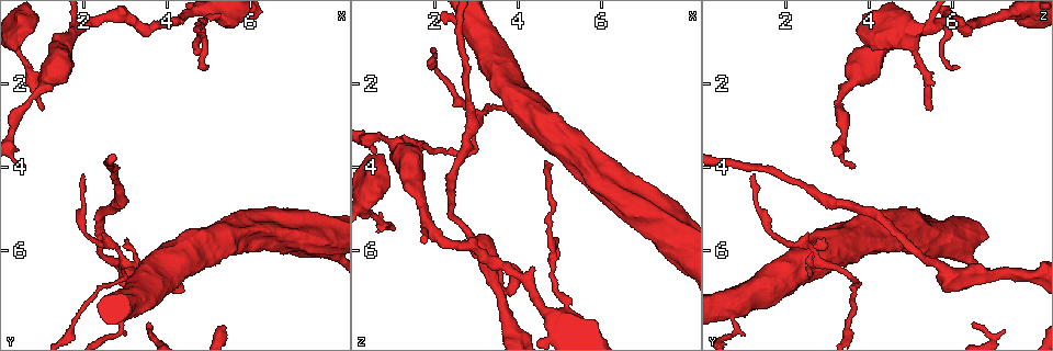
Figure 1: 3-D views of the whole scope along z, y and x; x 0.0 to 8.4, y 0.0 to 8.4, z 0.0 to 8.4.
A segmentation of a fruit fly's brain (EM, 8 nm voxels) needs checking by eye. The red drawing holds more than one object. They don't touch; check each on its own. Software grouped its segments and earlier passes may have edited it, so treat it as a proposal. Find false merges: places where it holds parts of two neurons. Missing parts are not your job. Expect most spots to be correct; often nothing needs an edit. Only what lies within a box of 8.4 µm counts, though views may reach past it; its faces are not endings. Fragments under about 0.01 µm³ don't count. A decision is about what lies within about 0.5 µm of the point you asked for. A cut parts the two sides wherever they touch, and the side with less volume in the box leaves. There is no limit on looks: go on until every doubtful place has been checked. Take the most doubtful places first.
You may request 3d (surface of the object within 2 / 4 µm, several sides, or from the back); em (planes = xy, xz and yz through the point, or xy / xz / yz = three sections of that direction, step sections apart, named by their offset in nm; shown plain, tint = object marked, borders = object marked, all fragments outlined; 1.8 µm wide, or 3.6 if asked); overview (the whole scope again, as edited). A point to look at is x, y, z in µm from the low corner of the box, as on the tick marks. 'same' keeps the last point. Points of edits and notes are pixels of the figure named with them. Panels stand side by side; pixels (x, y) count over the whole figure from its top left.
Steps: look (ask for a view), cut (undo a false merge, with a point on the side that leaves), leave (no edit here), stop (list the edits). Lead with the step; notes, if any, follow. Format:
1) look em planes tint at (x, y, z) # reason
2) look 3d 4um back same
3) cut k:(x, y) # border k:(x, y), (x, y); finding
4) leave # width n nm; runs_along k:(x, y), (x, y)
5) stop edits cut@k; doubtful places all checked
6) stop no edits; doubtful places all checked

look 3d 4um at (1.95, 0.65, 5.50) # three-way junction

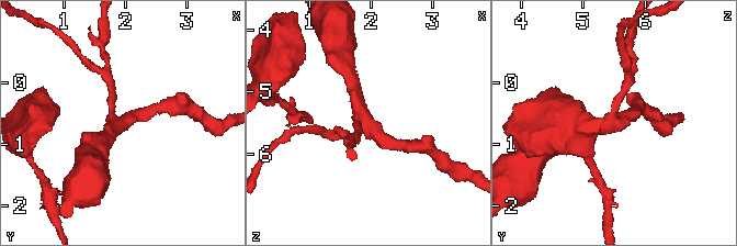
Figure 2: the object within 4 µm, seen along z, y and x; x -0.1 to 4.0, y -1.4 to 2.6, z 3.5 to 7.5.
look em planes plain at (1.85, 0.70, 5.50) # arms 3; need the tissue

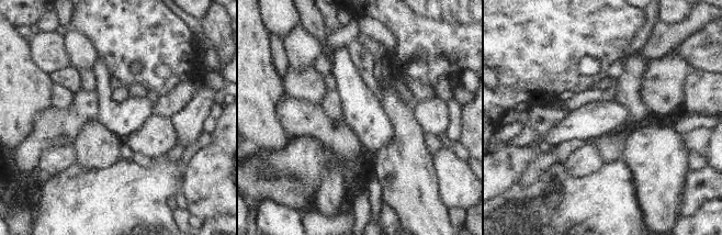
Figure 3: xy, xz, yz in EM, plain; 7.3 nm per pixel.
look em planes tint same

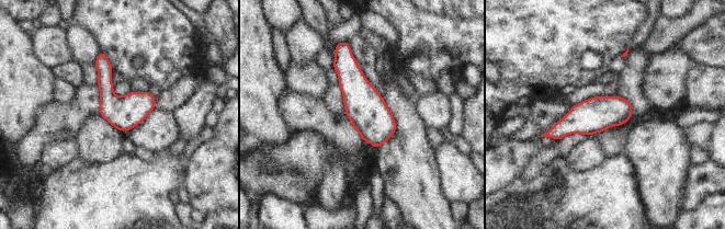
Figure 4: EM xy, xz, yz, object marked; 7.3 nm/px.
leave # width 240 nm; continuous, no second neuron

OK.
look 3d 4um at (2.85, 6.00, 2.70) # sharp bend

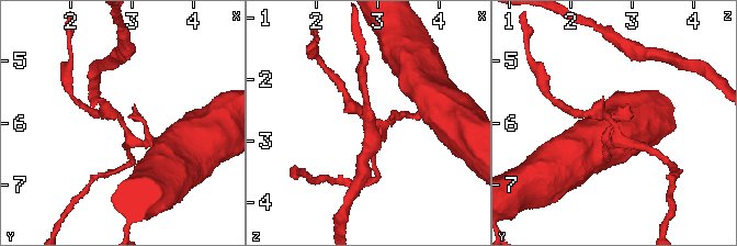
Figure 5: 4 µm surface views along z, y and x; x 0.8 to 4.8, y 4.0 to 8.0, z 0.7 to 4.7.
look em yz step 8 borders at (2.90, 6.05, 2.70) # arms 3

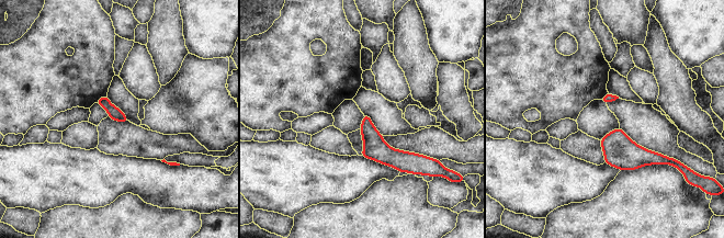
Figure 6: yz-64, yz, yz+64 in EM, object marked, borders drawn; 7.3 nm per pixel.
look em planes borders same

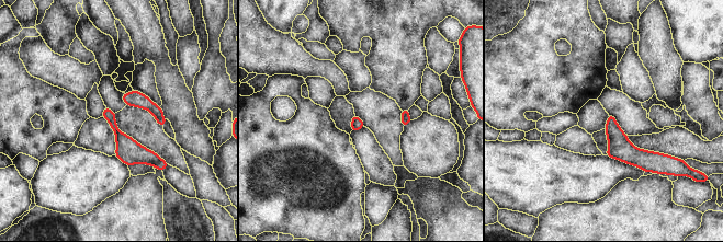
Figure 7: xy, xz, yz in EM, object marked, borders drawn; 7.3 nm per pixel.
leave # runs_along 7:(106, 111), (137, 153), (162, 164); continuous, no second neuron

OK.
look 3d 2um back at (4.85, 0.60, 6.00) # thin neck

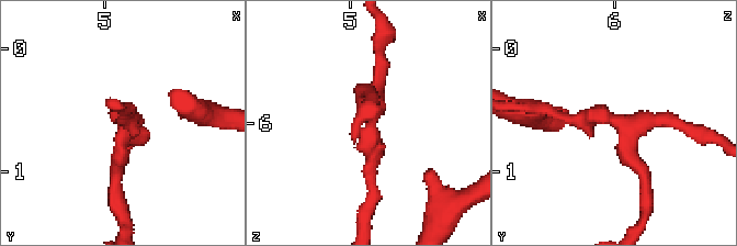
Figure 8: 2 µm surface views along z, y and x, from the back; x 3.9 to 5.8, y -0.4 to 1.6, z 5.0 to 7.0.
look em planes tint at (4.82, 0.58, 5.96) # now the EM

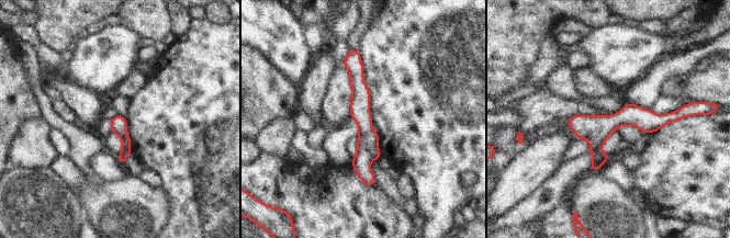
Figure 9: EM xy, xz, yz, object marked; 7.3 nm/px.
leave # continuous, no second neuron

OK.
look 3d 4um at (3.70, 6.50, 2.55) # thick turns thin

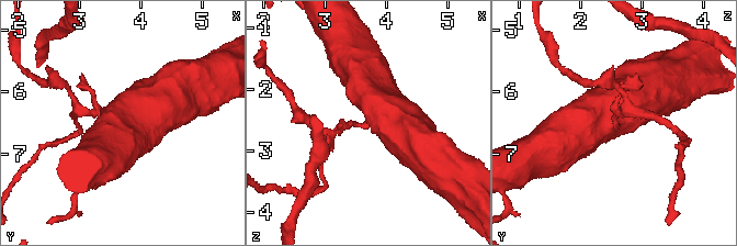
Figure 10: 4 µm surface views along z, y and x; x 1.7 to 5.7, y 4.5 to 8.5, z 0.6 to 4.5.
look em 3.6um xy step 4 tint at (3.75, 6.60, 2.55)

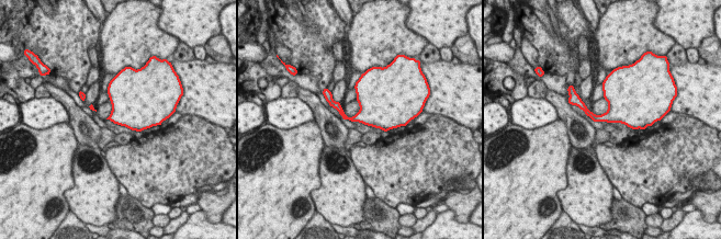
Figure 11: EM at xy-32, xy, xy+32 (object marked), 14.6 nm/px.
look em 3.6um planes tint same # cut it another way

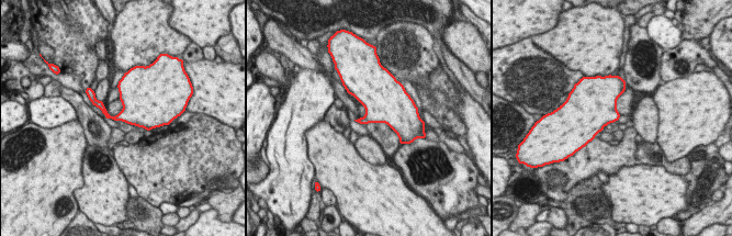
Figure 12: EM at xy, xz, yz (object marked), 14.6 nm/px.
leave # continuous, no second neuron

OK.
stop no edits; doubtful places all checked

